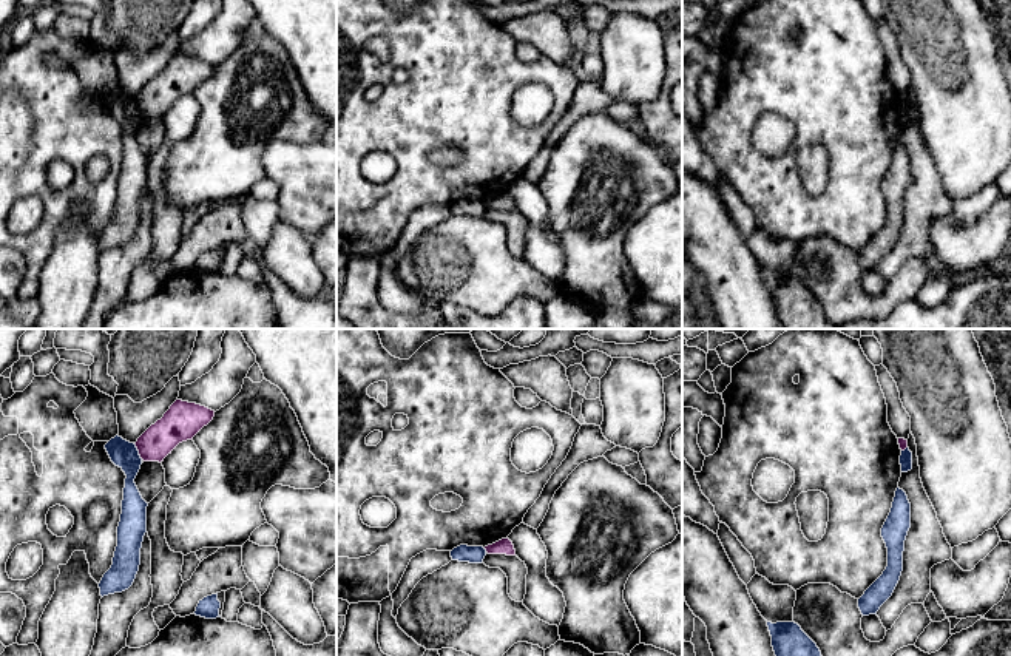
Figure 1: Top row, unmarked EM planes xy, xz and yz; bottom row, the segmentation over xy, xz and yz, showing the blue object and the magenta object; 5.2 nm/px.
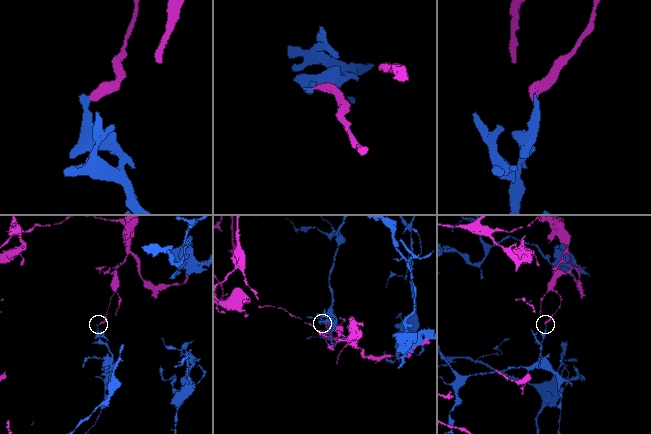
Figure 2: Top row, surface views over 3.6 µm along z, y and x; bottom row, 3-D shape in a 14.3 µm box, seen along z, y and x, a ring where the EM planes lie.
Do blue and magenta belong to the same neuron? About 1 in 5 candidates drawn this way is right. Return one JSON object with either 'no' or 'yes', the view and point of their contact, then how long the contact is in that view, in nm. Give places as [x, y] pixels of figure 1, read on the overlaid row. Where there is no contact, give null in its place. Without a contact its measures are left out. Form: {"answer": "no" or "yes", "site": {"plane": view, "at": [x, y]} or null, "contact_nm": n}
{"answer": "no", "site": {"plane": "xy", "at": [138, 451]}, "contact_nm": 100}

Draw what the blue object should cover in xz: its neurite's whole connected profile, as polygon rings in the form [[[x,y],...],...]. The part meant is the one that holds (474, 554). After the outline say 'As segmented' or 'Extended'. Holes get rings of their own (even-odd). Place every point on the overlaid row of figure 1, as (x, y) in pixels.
[[[460,545],[451,551],[452,560],[469,563],[482,563],[485,556],[486,549],[483,546]]]. As segmented

